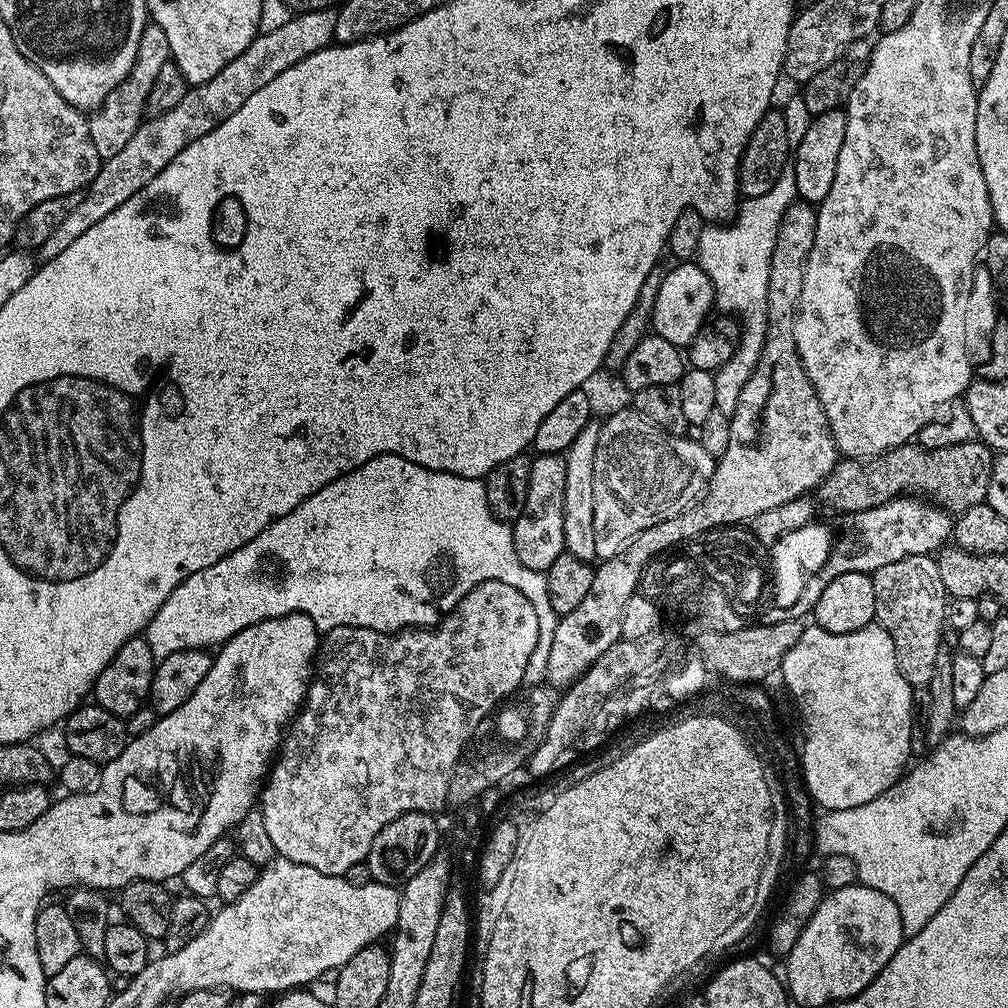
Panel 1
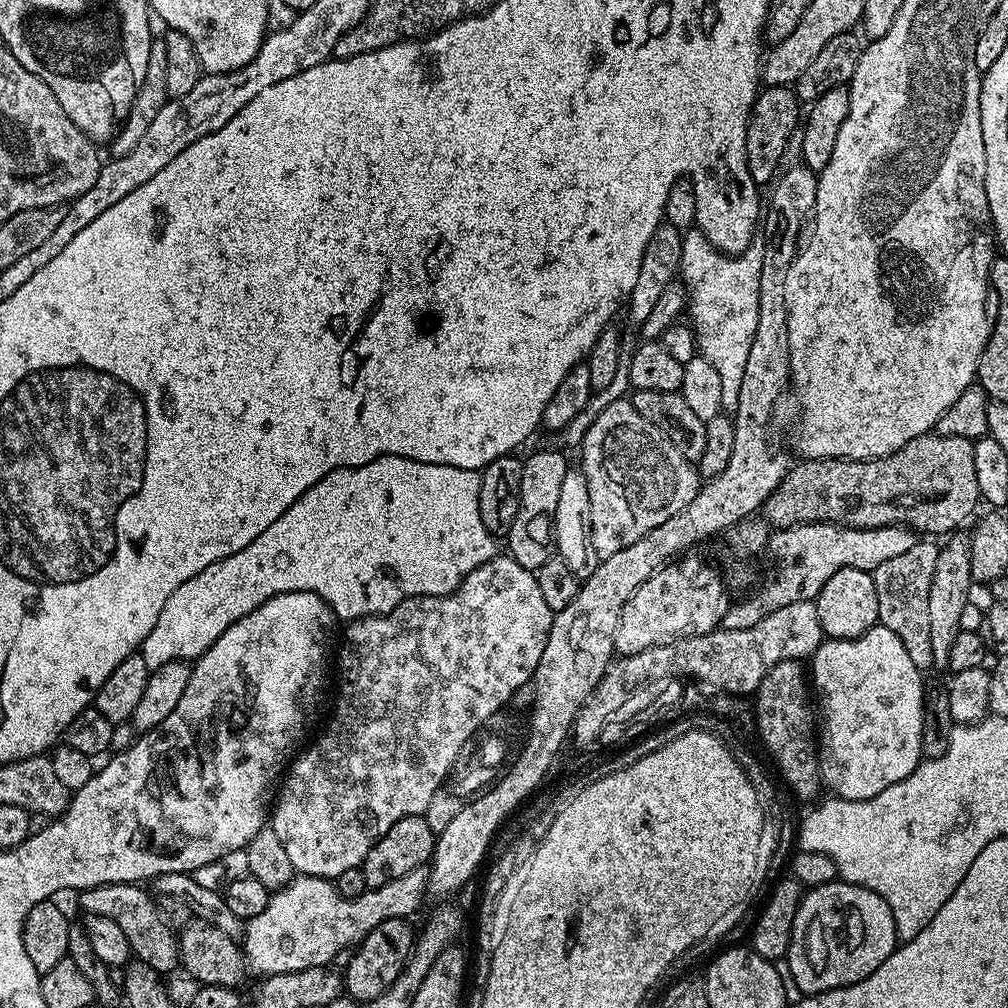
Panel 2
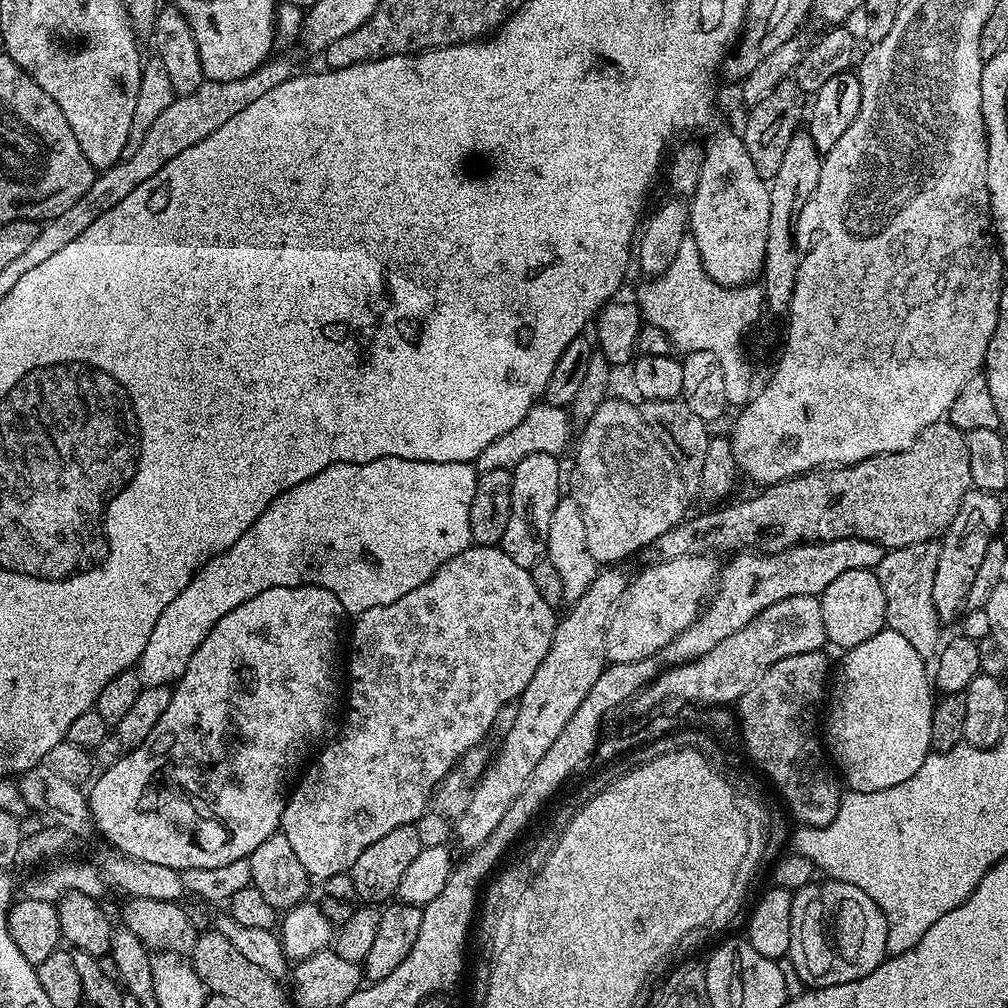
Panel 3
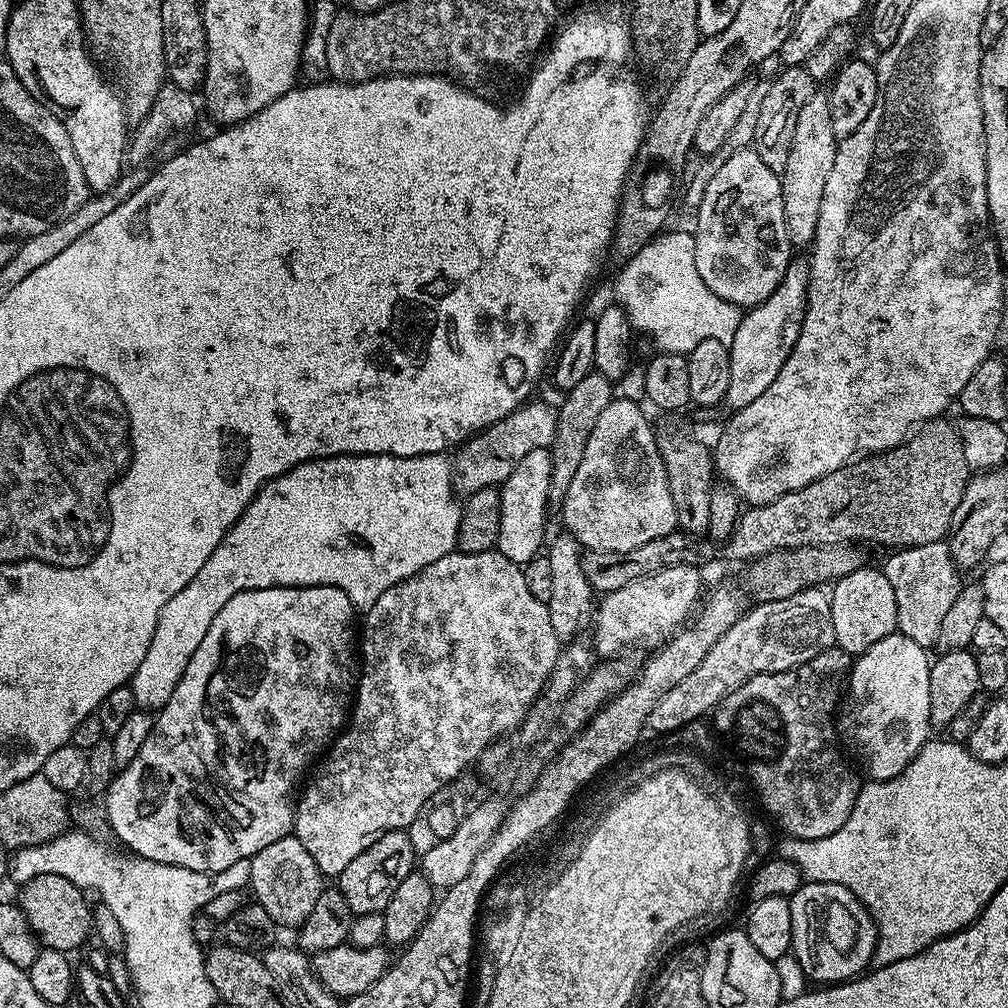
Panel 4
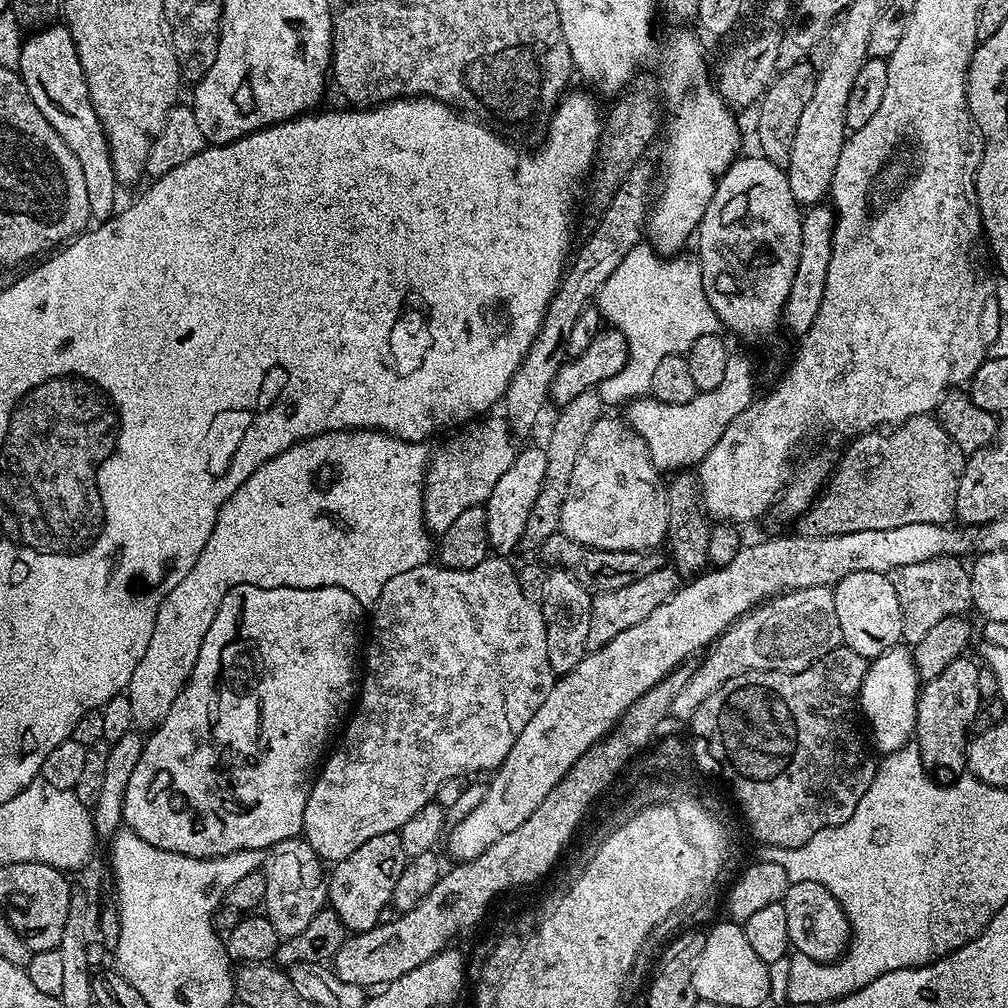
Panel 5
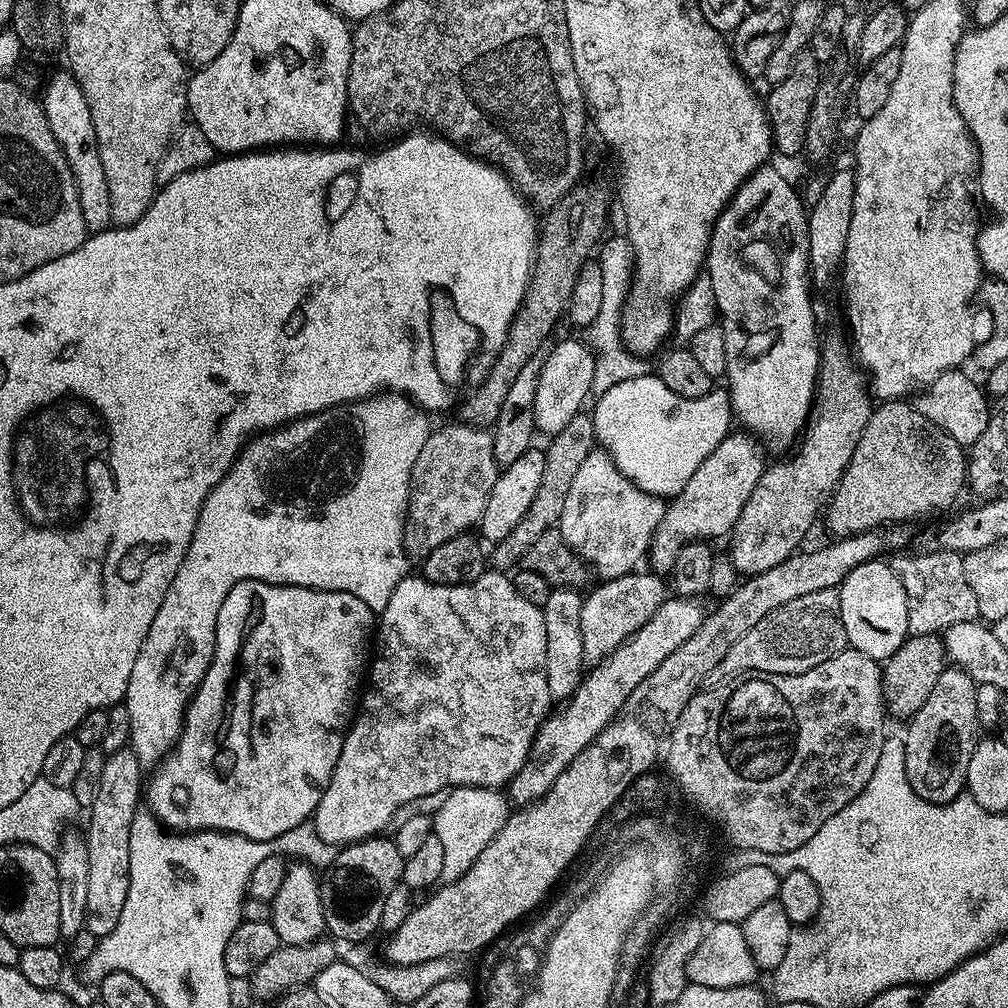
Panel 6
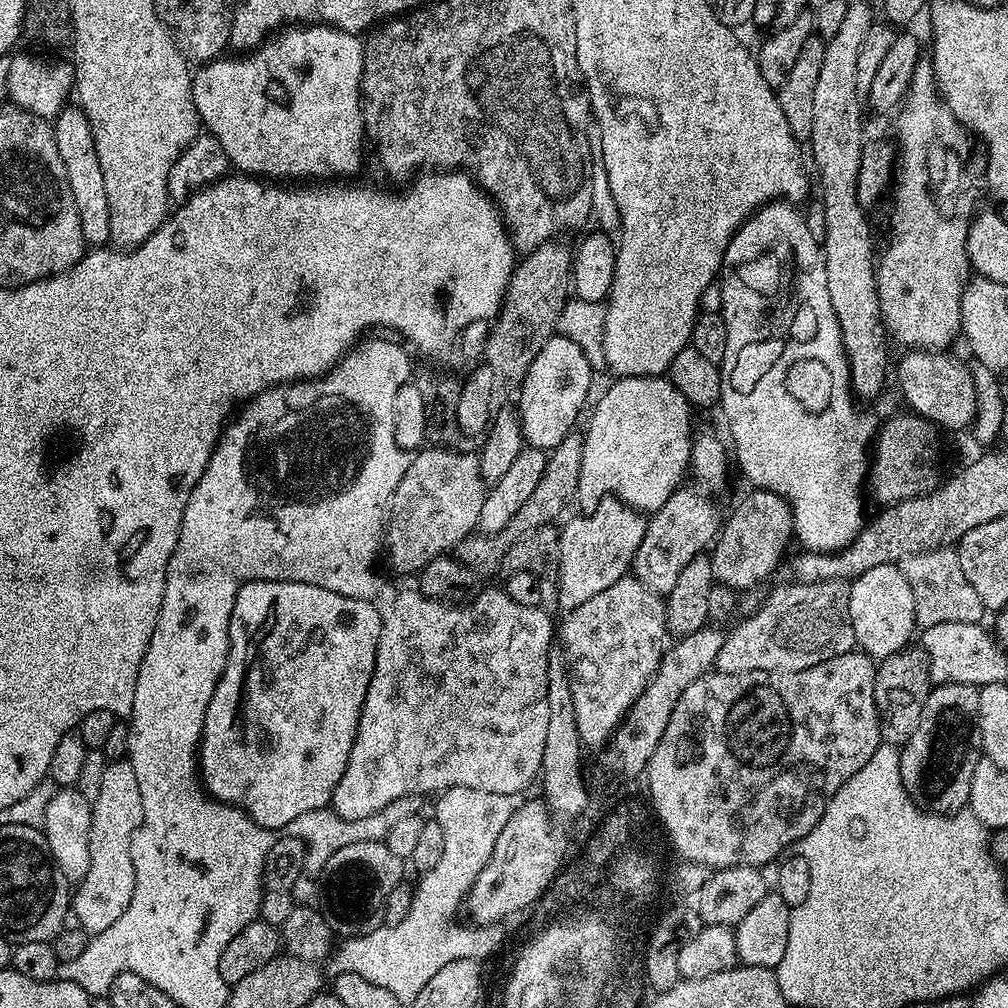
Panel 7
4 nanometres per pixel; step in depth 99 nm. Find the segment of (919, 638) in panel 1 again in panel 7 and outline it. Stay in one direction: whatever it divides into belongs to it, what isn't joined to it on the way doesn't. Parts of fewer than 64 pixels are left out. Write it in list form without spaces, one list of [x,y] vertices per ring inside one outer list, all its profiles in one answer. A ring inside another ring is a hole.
[[[955,547],[935,548],[929,552],[910,554],[902,558],[899,568],[914,590],[914,614],[921,629],[938,626],[938,622],[970,622],[979,624],[985,618],[986,609],[982,598],[970,586],[966,574],[962,574],[962,562],[958,562]]]

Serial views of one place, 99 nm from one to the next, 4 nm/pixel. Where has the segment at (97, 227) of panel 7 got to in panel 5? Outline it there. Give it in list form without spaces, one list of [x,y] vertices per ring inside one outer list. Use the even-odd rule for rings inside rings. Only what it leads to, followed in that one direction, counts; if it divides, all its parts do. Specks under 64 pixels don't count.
[[[49,26],[33,31],[22,46],[19,66],[20,81],[26,86],[34,106],[42,110],[42,118],[58,130],[58,138],[70,146],[82,166],[82,178],[86,178],[86,198],[90,202],[90,217],[93,221],[111,220],[117,211],[116,187],[118,181],[108,149],[108,139],[96,108],[90,102],[90,90],[74,46],[74,38],[66,26]]]

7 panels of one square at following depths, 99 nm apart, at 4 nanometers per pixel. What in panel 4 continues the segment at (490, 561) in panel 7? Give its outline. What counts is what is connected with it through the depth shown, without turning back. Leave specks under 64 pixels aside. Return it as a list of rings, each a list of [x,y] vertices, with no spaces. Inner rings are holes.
[[[593,370],[578,386],[574,386],[558,404],[556,414],[556,433],[552,439],[552,473],[550,474],[549,501],[563,501],[566,490],[570,486],[570,478],[574,478],[574,470],[582,463],[582,454],[586,451],[586,442],[590,438],[590,430],[594,430],[594,422],[598,422],[598,414],[614,399],[613,381],[607,380],[600,372]]]

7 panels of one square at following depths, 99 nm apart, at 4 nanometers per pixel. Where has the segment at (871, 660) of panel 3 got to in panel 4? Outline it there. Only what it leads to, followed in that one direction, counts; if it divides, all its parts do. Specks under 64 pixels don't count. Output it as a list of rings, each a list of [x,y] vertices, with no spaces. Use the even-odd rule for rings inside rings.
[[[898,630],[891,636],[882,638],[882,642],[874,642],[866,651],[855,657],[846,681],[846,703],[836,720],[836,731],[843,747],[856,755],[855,763],[862,769],[863,775],[869,781],[889,780],[906,766],[922,750],[922,746],[930,738],[928,728],[933,727],[930,718],[930,663],[929,653],[918,642],[906,638]]]

